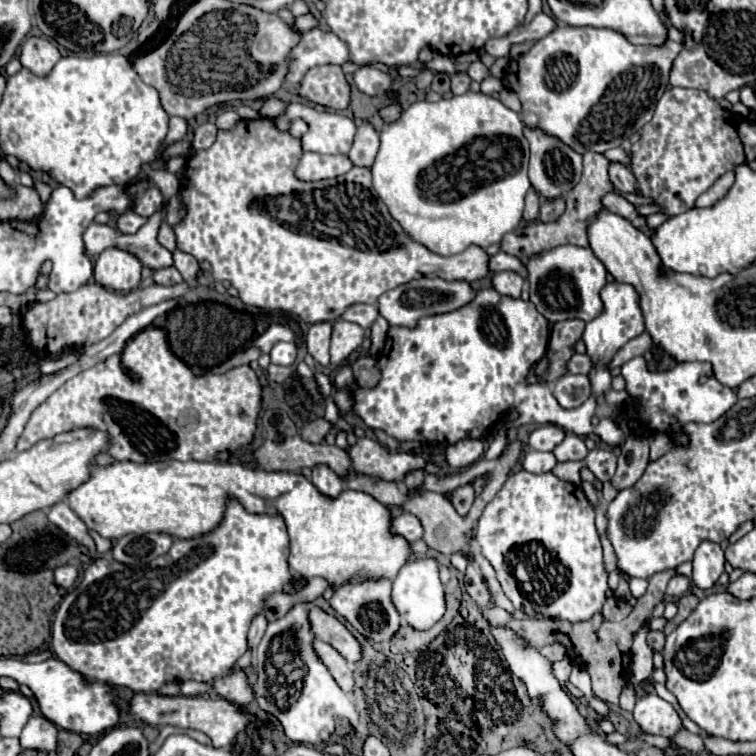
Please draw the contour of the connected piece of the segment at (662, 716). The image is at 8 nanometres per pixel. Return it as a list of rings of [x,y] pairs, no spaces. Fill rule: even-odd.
[[[650,692],[636,702],[634,720],[644,732],[660,734],[666,738],[674,738],[682,730],[682,720],[676,708],[662,700],[656,692]]]

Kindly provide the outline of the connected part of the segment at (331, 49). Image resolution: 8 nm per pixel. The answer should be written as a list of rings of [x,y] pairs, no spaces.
[[[314,28],[302,34],[300,44],[292,50],[292,64],[286,82],[296,86],[308,68],[322,66],[322,64],[344,64],[350,62],[350,50],[346,42],[342,42],[332,32],[322,32]]]

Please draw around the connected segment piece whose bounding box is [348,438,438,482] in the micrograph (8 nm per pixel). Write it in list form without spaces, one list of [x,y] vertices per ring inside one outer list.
[[[360,438],[352,448],[348,448],[348,452],[358,472],[392,482],[402,480],[402,476],[410,470],[426,470],[430,474],[438,474],[438,468],[434,464],[428,464],[422,456],[394,454],[372,438]]]

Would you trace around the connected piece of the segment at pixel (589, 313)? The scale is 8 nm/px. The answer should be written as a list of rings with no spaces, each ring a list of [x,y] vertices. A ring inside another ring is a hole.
[[[562,244],[530,256],[526,268],[528,268],[526,280],[528,280],[530,302],[550,324],[572,320],[572,318],[590,322],[602,312],[600,290],[606,284],[608,272],[606,272],[606,266],[594,256],[590,248]]]

